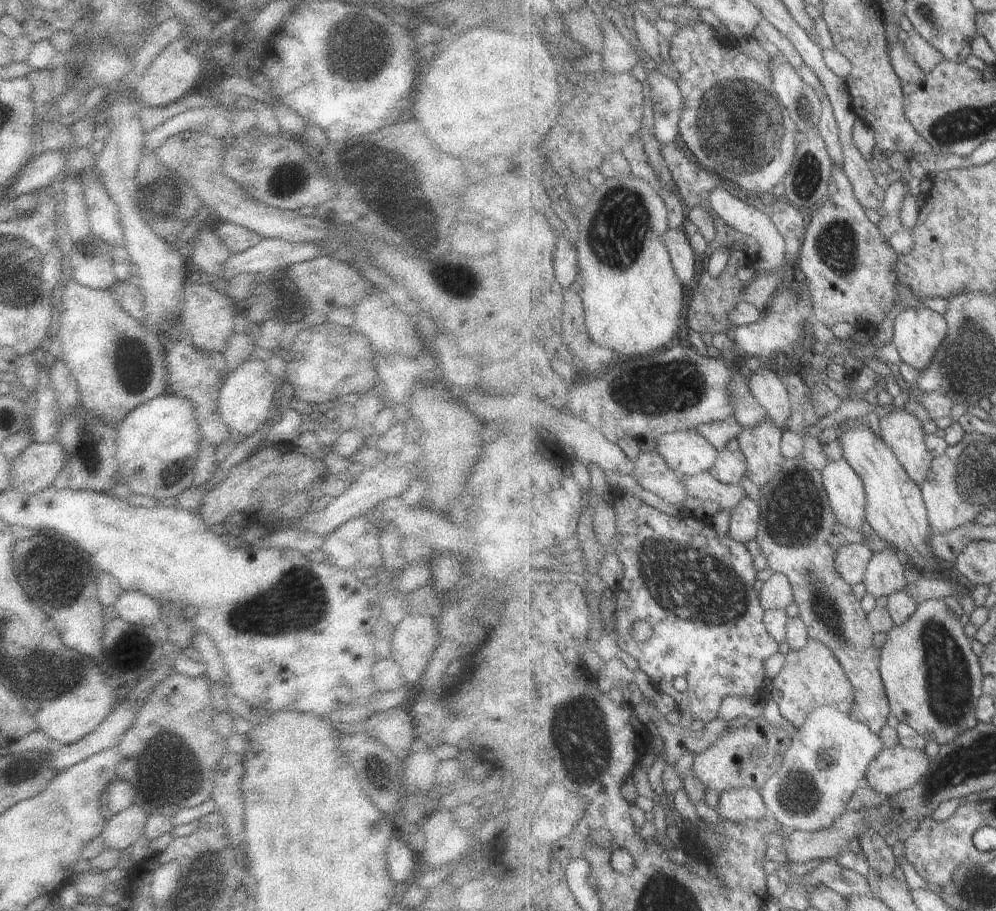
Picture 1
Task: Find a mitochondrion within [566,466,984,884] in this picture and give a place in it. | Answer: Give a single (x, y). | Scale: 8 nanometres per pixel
(676, 574)

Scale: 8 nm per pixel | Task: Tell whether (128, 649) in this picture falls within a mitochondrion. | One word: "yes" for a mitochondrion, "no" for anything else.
no

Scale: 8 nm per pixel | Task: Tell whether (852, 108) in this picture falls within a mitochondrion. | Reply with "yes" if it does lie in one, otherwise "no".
no

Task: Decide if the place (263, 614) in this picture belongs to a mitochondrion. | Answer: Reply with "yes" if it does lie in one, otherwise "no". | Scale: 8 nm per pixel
yes

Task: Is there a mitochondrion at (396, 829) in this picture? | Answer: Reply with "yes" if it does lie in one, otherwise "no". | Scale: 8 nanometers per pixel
no

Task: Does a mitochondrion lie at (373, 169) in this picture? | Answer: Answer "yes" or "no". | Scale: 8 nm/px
yes

